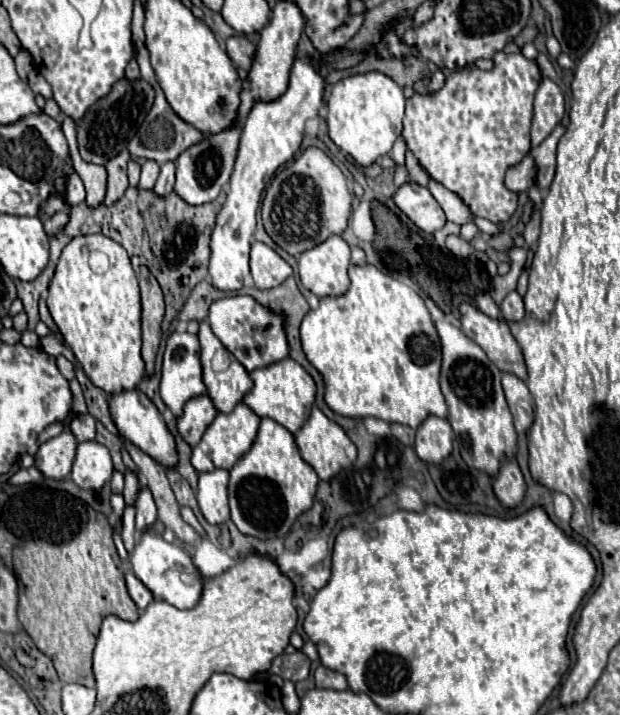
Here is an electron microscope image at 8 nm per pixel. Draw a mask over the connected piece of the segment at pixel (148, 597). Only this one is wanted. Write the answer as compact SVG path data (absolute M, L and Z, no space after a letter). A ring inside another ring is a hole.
M132 570L126 572L126 584L128 584L128 592L130 592L132 600L136 602L136 606L138 606L140 610L144 610L144 608L154 600L152 592L150 592L150 590L148 590L148 588L134 576Z

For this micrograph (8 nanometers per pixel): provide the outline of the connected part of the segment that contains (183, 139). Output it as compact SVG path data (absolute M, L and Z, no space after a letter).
M142 36L142 44L136 44L136 60L138 60L138 66L140 66L140 76L154 88L156 92L156 100L146 116L146 120L142 122L142 126L138 128L136 136L130 140L128 144L128 150L132 156L140 156L140 158L148 158L148 160L156 160L158 164L164 164L164 162L176 162L176 158L188 150L190 146L194 146L196 142L202 140L202 132L198 132L194 126L186 124L182 118L178 118L174 114L174 110L170 108L170 104L166 102L158 82L156 82L156 76L154 76L154 70L152 70L150 56L148 56L148 50L144 46L144 36Z

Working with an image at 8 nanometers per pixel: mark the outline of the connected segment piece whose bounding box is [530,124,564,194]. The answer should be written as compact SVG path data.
M558 124L554 132L550 132L550 136L538 148L530 150L530 156L534 158L536 164L536 186L542 194L546 194L552 184L556 170L556 144L562 134L564 134L564 126Z

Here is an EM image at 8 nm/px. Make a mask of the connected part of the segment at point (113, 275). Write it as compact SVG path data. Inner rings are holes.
M102 234L72 238L60 254L46 302L60 334L64 336L64 342L72 348L84 372L98 388L108 394L118 394L124 390L134 390L140 384L144 378L141 295L130 258L118 242ZM94 250L108 254L110 266L106 274L96 274L90 270L88 258Z

